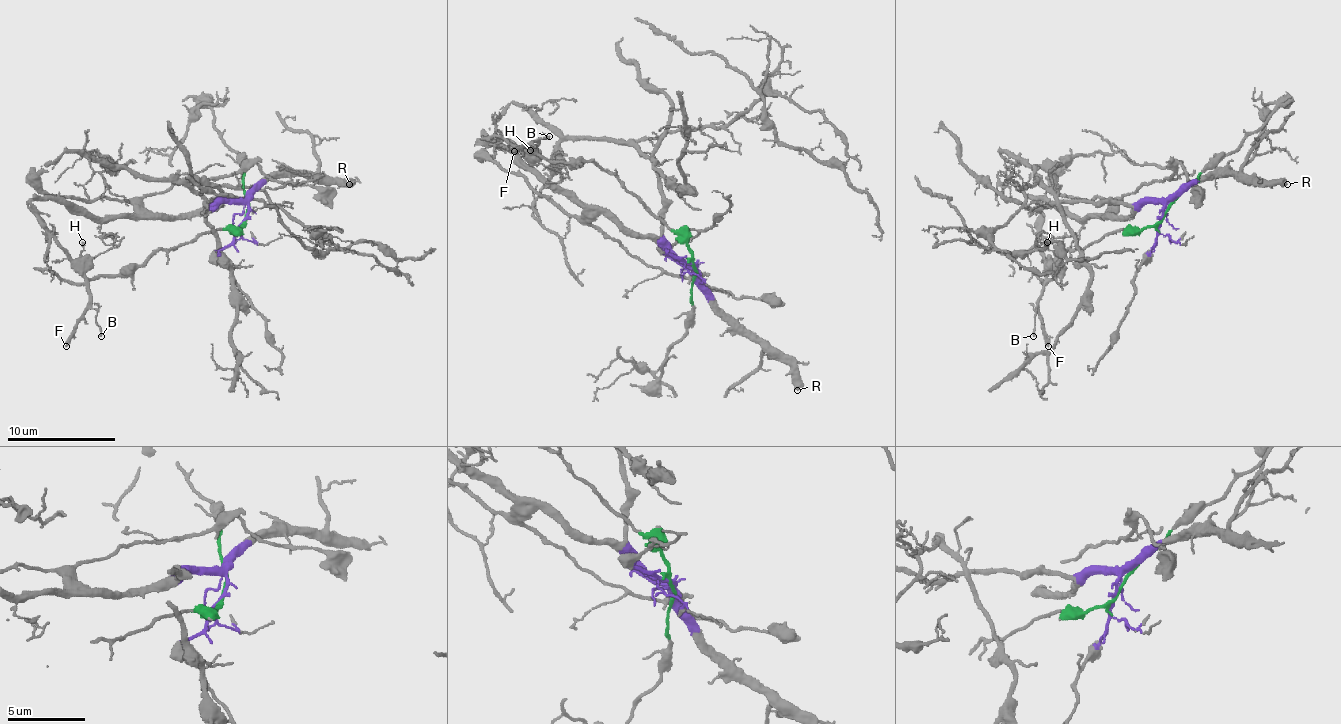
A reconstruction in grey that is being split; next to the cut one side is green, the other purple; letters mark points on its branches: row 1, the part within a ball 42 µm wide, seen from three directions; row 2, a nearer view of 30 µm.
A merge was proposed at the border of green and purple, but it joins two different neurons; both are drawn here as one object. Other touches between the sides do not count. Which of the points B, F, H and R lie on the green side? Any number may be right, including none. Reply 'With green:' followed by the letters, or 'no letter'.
With green: B, F, H

